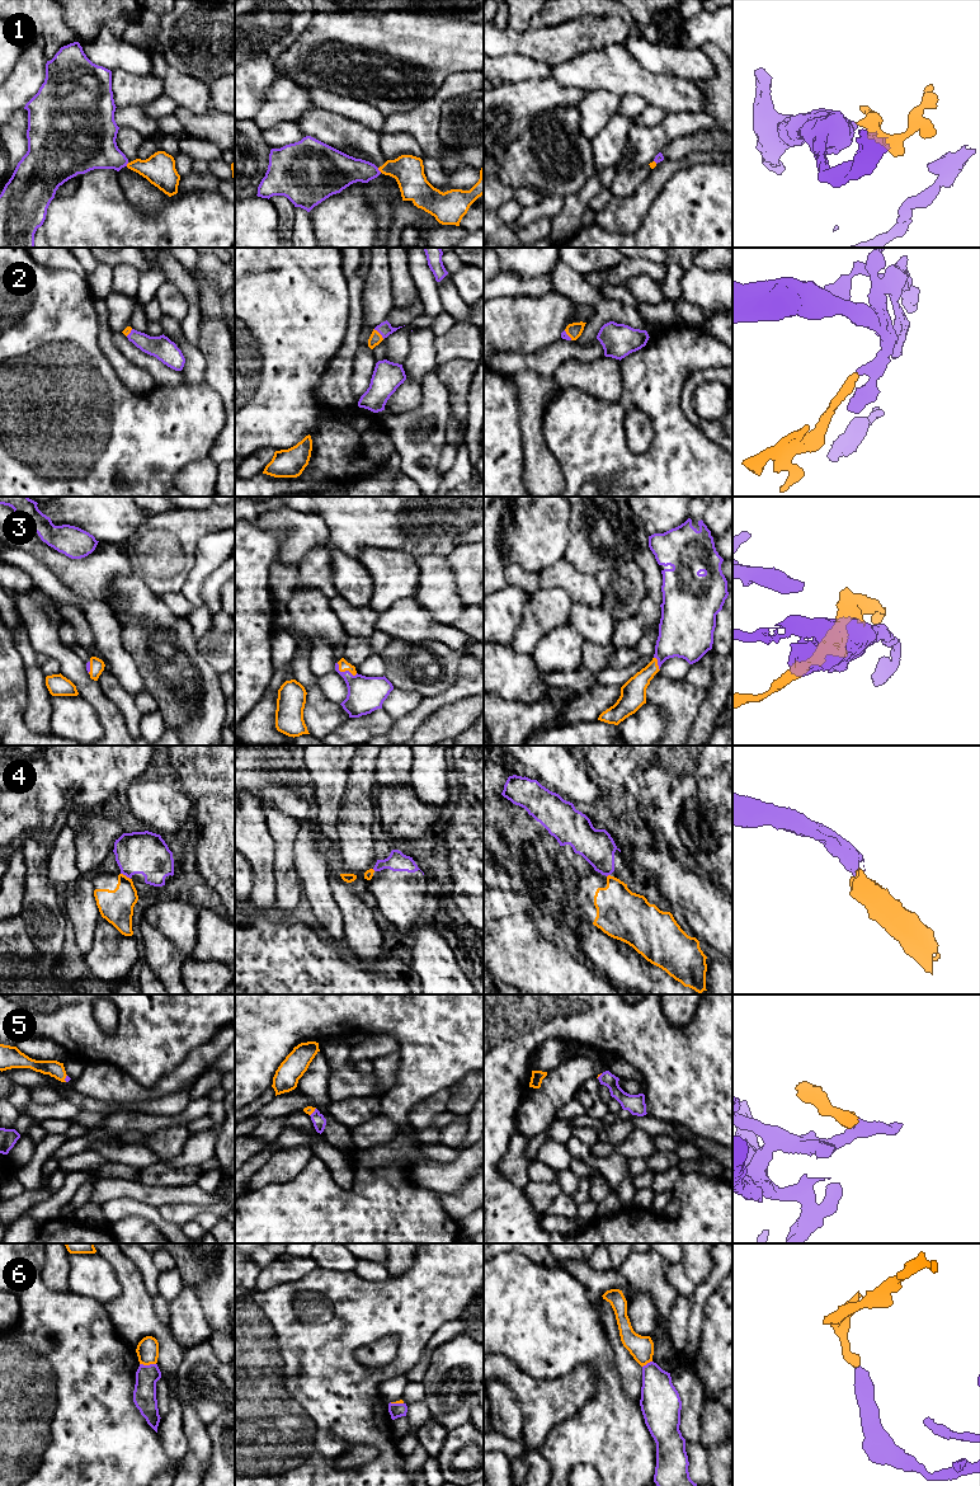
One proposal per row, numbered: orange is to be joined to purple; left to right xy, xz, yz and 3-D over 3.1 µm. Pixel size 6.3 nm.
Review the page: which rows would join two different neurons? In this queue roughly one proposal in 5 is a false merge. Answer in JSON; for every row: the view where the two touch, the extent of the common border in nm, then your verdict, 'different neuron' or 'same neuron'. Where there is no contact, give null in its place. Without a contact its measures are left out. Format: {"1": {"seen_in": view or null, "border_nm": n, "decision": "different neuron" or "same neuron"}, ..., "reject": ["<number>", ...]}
{"1": {"seen_in": "xz", "border_nm": 40, "decision": "same neuron"}, "2": {"seen_in": "xz", "border_nm": 90, "decision": "same neuron"}, "3": {"seen_in": "xz", "border_nm": 150, "decision": "same neuron"}, "4": {"seen_in": "xy", "border_nm": 80, "decision": "different neuron"}, "5": {"seen_in": "xz", "border_nm": 70, "decision": "same neuron"}, "6": {"seen_in": "xy", "border_nm": 100, "decision": "different neuron"}, "reject": ["4", "6"]}

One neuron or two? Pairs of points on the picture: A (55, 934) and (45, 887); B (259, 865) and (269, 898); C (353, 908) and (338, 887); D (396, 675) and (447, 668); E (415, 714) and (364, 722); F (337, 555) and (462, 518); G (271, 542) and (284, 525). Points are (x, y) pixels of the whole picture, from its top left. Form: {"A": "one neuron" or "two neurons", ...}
{"A": "one neuron", "B": "one neuron", "C": "one neuron", "D": "one neuron", "E": "two neurons", "F": "two neurons", "G": "two neurons"}

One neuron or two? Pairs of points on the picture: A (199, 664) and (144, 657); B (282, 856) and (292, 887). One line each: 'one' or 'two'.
A: one
B: one

